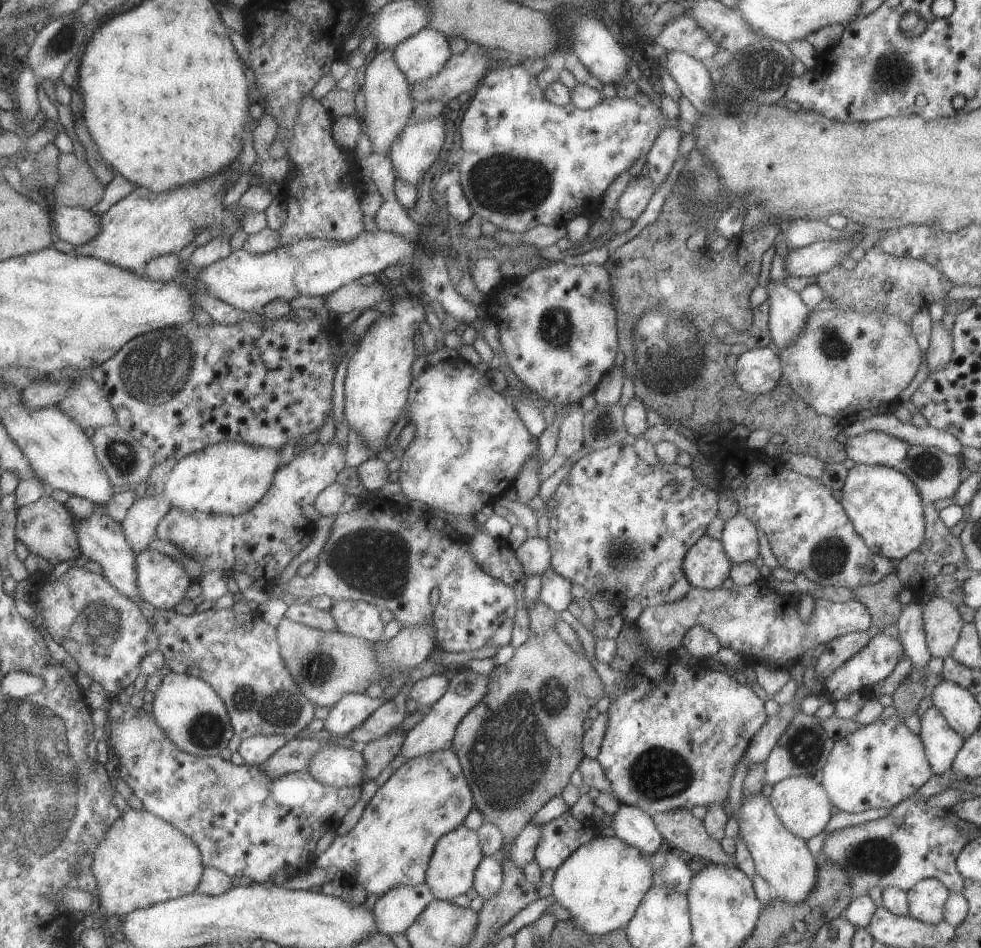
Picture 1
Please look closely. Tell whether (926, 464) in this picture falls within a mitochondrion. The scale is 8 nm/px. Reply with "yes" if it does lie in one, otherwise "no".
yes

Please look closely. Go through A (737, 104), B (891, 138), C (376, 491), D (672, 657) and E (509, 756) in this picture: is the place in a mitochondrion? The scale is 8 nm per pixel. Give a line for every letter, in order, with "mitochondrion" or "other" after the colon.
A: mitochondrion
B: other
C: other
D: other
E: mitochondrion

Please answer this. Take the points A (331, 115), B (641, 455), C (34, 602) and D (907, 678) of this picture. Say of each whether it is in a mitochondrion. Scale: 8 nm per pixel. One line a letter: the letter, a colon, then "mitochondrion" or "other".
A: other
B: other
C: other
D: other

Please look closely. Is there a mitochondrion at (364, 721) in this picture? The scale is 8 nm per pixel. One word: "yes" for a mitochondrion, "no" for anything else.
no

